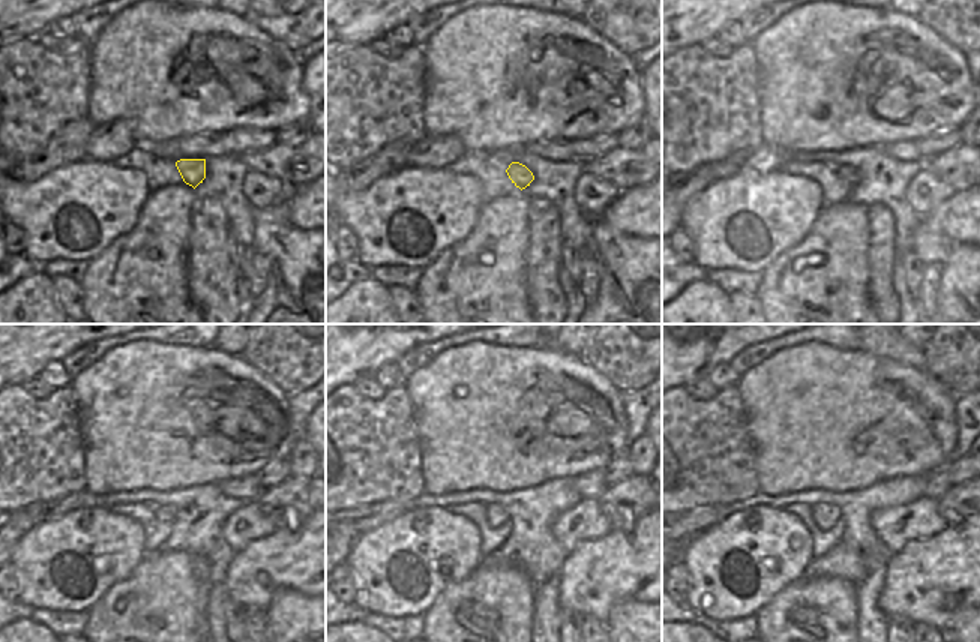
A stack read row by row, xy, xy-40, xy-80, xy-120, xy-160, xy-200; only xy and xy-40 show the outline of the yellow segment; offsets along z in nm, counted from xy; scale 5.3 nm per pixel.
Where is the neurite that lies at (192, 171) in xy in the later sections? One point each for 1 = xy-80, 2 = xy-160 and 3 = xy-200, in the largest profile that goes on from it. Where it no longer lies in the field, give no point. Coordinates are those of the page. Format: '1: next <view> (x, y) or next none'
1: next xy-80 (848, 174)
2: next xy-160 (496, 515)
3: next xy-200 (824, 515)

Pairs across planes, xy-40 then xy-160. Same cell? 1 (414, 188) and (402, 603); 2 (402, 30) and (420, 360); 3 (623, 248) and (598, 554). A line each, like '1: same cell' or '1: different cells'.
1: same cell
2: different cells
3: different cells

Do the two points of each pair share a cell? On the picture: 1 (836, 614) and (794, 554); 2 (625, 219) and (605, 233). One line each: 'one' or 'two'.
1: two
2: two

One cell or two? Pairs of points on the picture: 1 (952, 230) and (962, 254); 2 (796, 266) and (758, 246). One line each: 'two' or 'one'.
1: two
2: two

